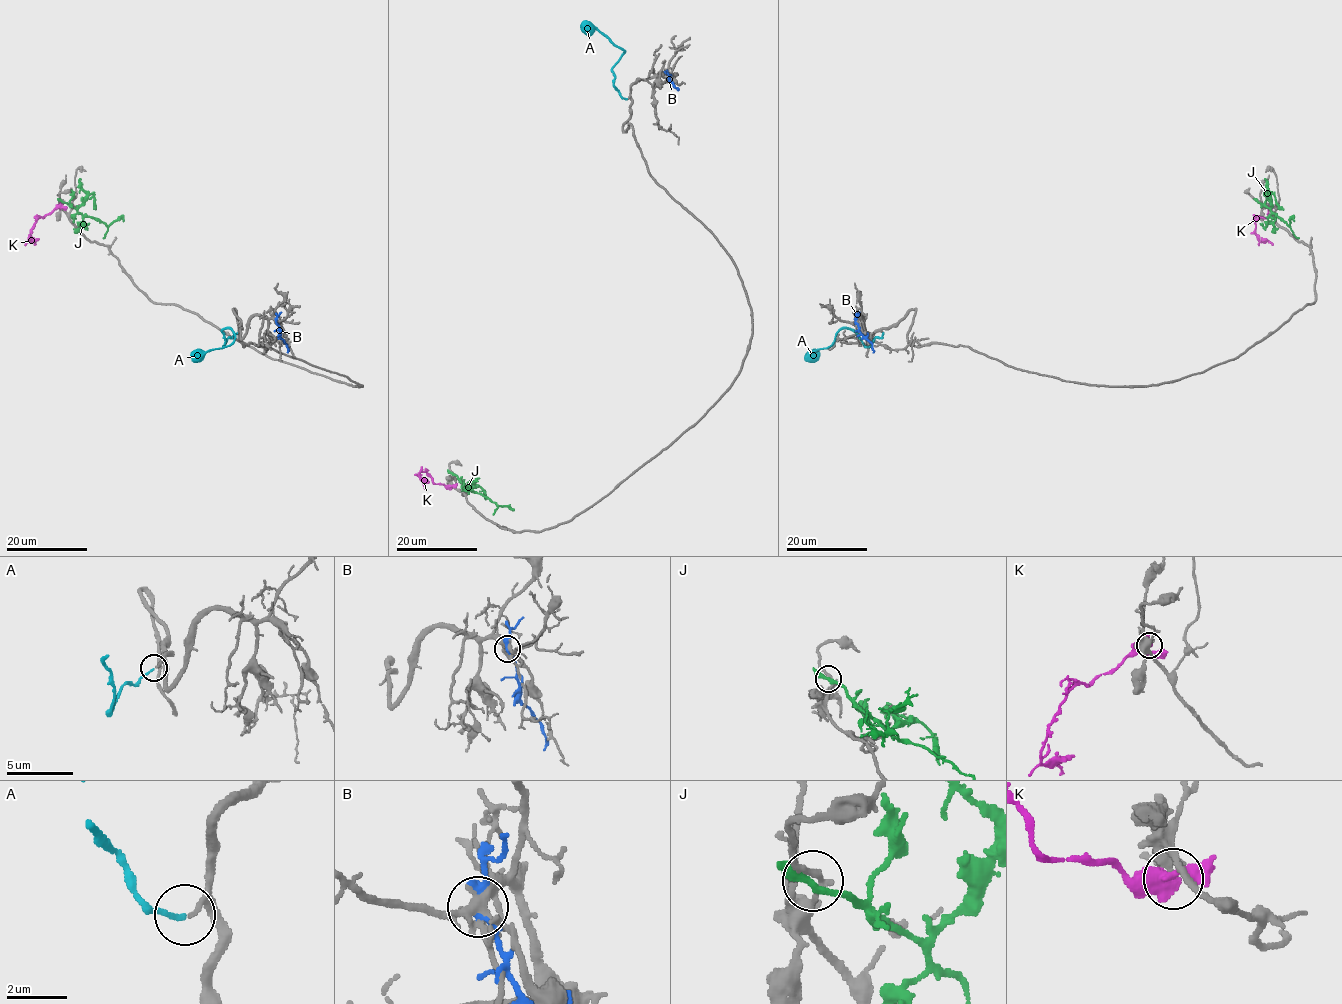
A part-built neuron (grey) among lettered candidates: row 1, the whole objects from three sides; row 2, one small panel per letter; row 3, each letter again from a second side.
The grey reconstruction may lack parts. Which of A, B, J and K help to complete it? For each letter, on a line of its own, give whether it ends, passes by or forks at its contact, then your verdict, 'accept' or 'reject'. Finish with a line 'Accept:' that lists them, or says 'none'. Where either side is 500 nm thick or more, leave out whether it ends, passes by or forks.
A: it ends; accept
B: it passes by; reject
J: it passes by; reject
K: reject
Accept: A

